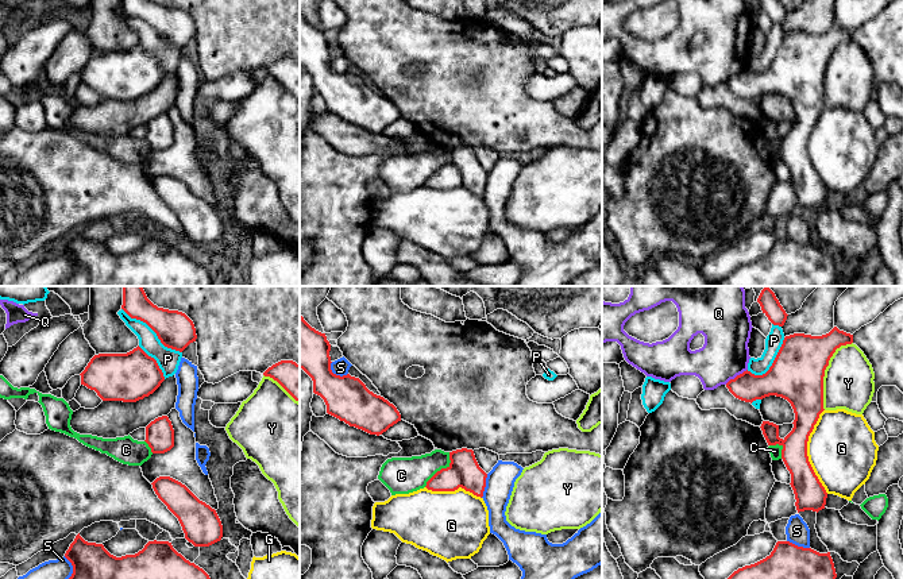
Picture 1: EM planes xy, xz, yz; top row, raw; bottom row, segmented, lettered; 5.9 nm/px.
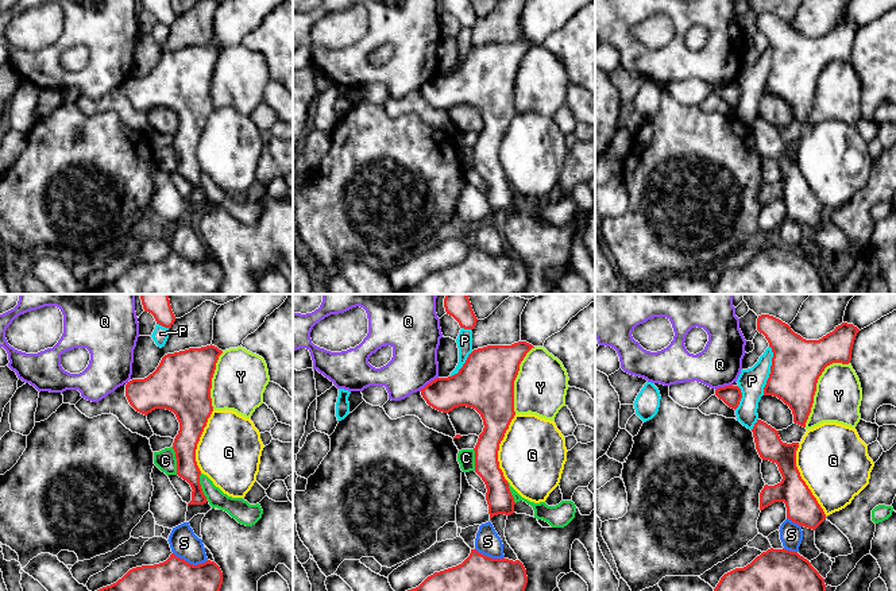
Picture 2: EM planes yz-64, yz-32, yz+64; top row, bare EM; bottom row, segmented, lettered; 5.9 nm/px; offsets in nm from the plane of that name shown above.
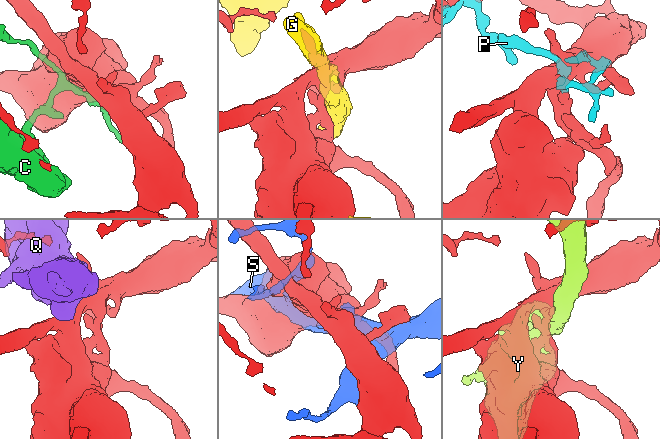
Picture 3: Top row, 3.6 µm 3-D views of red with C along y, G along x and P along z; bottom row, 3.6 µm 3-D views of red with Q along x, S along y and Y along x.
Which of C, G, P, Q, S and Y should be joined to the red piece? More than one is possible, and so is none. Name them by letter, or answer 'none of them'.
none of them

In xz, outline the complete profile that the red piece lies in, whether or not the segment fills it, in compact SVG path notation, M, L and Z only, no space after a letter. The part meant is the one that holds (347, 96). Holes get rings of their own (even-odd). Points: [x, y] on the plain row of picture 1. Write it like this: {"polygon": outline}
{"polygon": "M300 12L300 66L312 76L313 90L324 97L327 111L377 134L401 119L397 105L370 89L359 76L333 72L329 49L325 31L312 26Z"}

